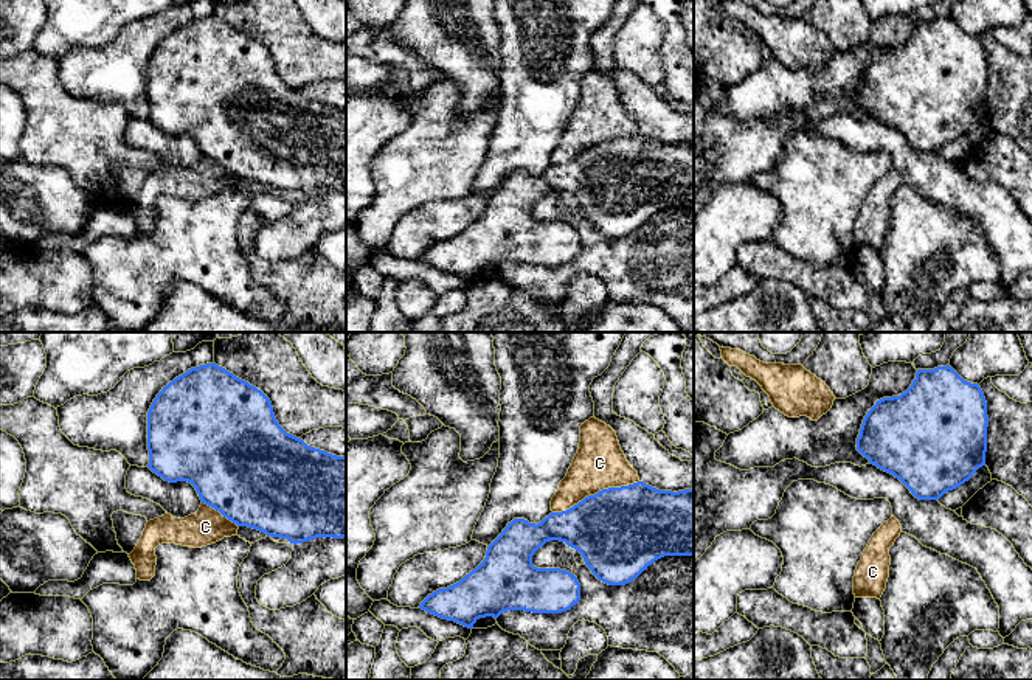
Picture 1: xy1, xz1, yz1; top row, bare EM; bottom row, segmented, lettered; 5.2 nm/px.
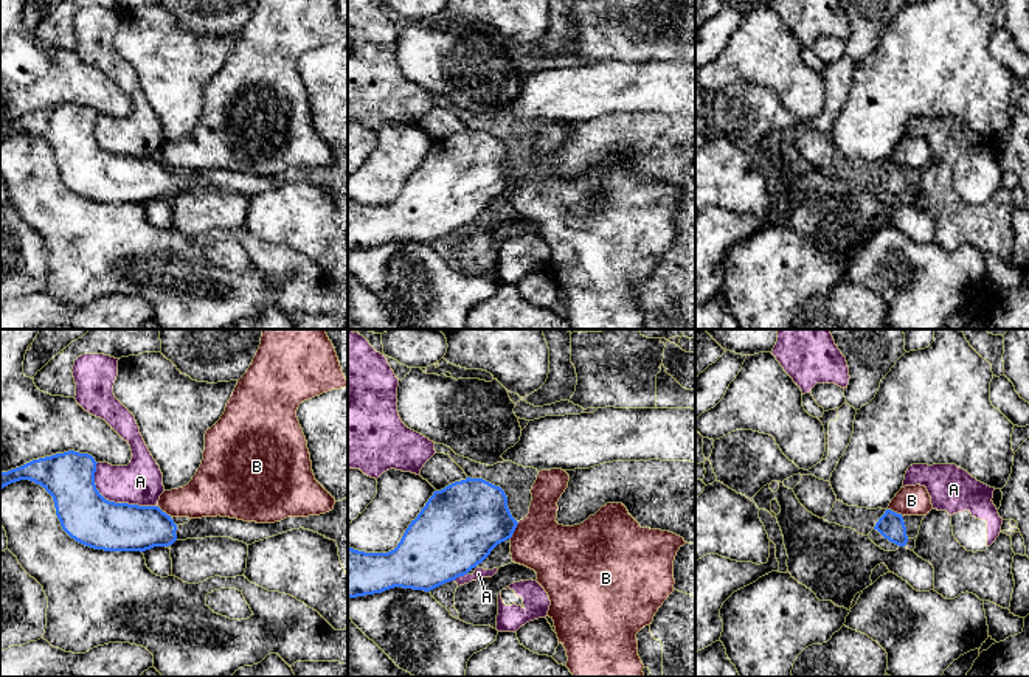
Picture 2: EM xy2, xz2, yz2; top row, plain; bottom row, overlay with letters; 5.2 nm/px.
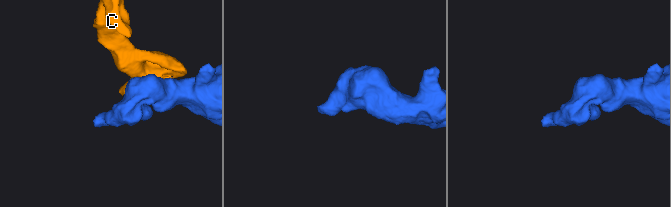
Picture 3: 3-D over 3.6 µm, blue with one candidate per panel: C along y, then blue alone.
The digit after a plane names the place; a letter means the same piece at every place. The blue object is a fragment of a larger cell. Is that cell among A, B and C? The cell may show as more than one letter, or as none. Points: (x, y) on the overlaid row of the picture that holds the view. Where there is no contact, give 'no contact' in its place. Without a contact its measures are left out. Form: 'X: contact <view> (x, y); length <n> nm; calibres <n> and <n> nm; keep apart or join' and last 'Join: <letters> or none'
A: contact xy2 (114, 502); length 380 nm; calibres 280 and 220 nm; keep apart
B: contact xz2 (514, 530); length 100 nm; calibres 400 and 300 nm; keep apart
C: contact xz1 (595, 494); length 480 nm; calibres 460 and 260 nm; keep apart
Join: none

